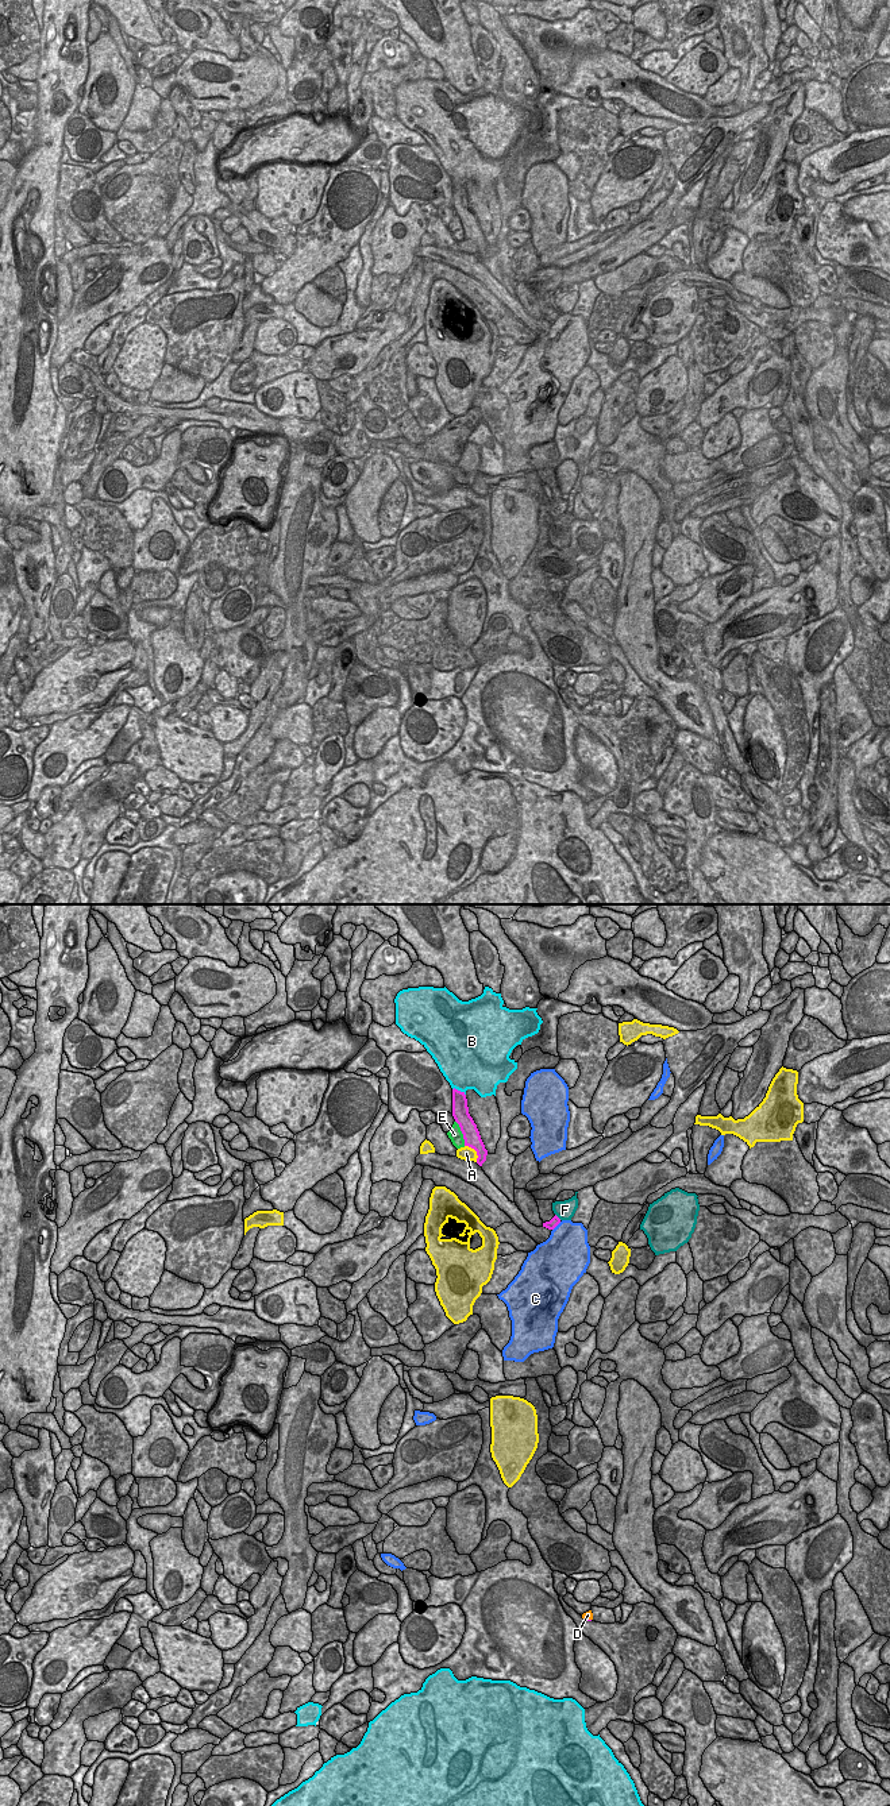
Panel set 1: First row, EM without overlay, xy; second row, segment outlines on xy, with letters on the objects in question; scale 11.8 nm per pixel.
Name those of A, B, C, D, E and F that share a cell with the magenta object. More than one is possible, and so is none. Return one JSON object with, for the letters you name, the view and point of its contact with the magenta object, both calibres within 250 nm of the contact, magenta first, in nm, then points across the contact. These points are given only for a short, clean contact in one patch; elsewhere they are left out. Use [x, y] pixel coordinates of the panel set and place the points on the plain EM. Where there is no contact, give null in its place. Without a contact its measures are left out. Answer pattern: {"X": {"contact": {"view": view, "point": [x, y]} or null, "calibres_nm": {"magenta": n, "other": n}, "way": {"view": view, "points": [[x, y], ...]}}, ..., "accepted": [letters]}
{"D": {"contact": {"view": "xy", "point": [588, 712]}, "calibres_nm": {"magenta": 30, "other": 90}, "way": {"view": "xy", "points": [[586, 712], [588, 712], [588, 707]]}}, "accepted": ["D"]}

